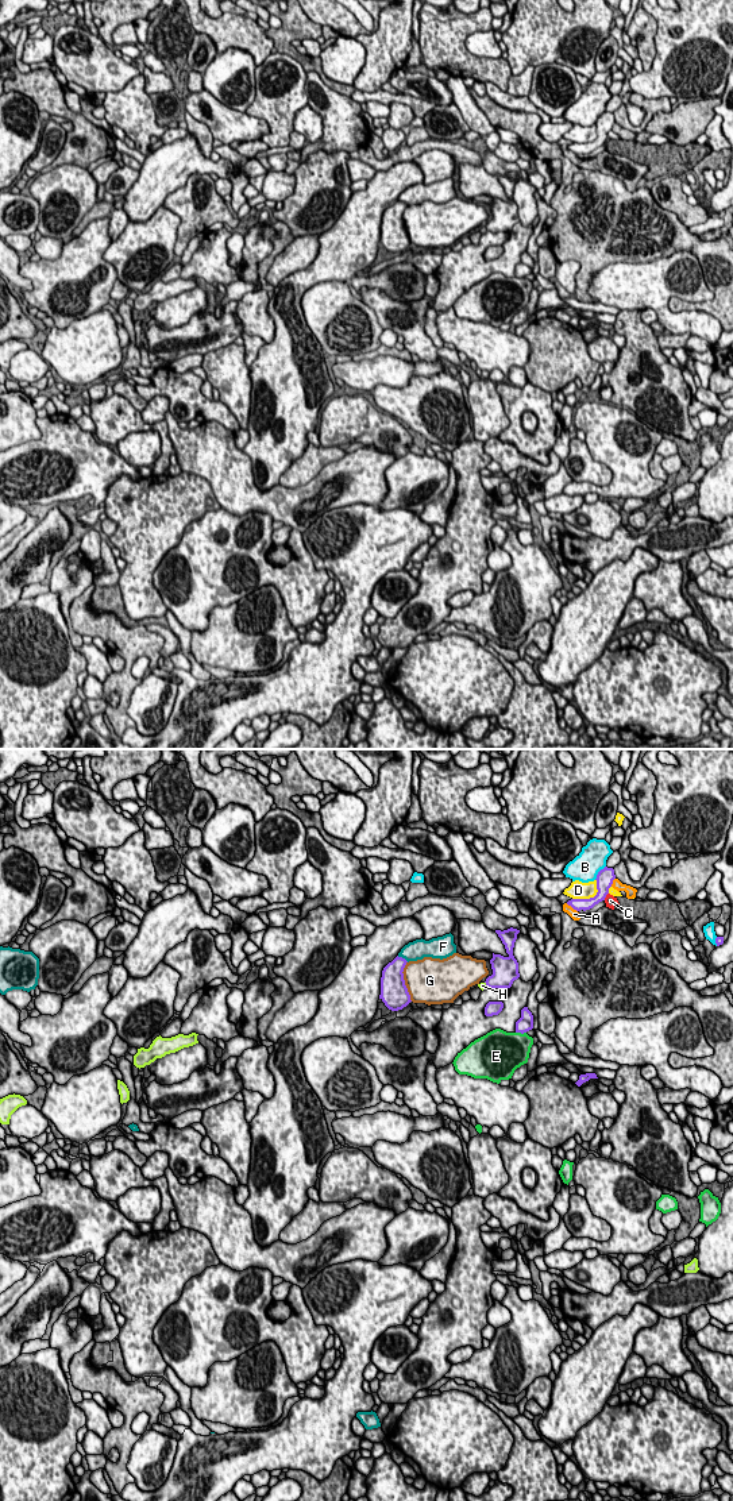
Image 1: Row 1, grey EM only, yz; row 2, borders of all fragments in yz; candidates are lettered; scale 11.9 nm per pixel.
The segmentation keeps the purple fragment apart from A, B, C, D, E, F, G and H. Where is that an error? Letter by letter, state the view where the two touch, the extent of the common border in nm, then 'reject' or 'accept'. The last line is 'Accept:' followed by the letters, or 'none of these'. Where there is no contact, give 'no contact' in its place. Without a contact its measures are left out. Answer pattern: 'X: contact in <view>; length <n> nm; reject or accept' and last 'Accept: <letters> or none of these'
A: contact in yz; length 180 nm; reject
B: contact in yz; length 220 nm; reject
C: contact in yz; length 110 nm; reject
D: contact in yz; length 380 nm; reject
E: contact in yz; length 130 nm; reject
F: contact in yz; length 160 nm; reject
G: contact in yz; length 480 nm; reject
H: contact in yz; length 70 nm; reject
Accept: none of these

